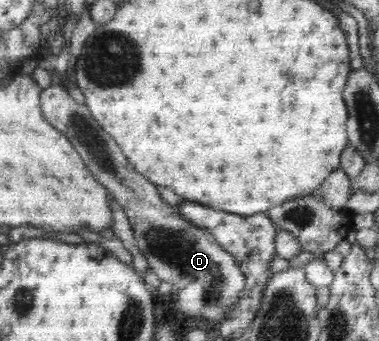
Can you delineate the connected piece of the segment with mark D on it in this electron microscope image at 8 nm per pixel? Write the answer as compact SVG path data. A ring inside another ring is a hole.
M55 81L42 89L39 105L43 117L62 134L66 134L94 178L107 188L115 203L126 213L136 246L142 256L148 259L151 271L161 281L170 282L174 294L182 292L187 284L201 284L202 292L205 292L205 307L200 314L210 322L221 323L227 310L235 305L245 289L245 276L238 268L236 259L218 244L212 233L184 220L170 204L166 206L156 184L152 184L128 164L114 138L104 134L90 109L78 104L62 84Z

